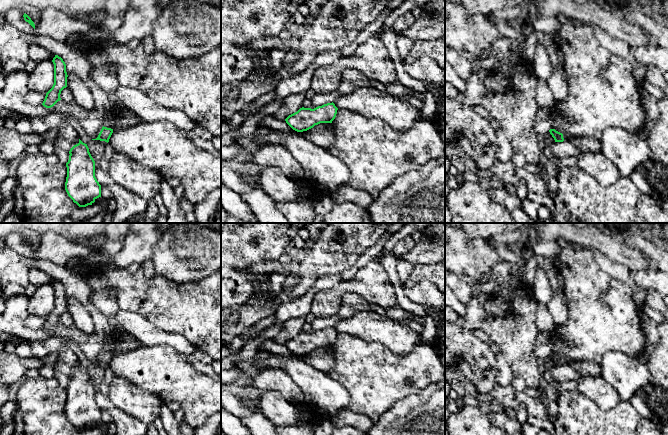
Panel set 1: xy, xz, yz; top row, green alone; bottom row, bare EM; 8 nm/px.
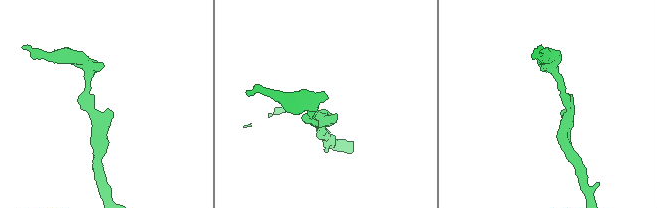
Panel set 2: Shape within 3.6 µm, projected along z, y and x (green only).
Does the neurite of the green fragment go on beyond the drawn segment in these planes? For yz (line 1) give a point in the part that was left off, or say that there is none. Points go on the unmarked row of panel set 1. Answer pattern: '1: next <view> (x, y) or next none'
1: next none

